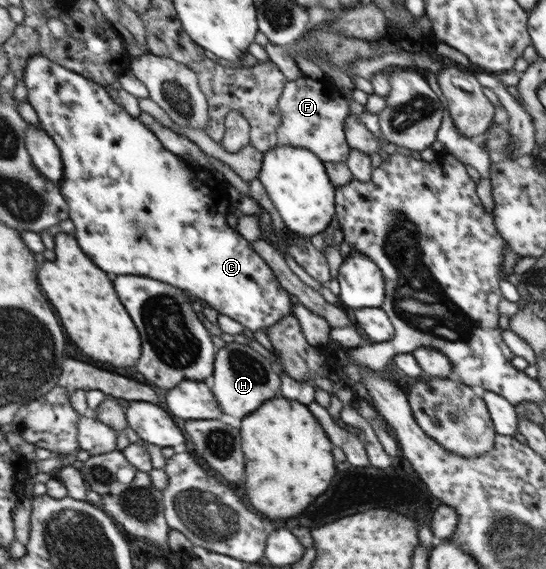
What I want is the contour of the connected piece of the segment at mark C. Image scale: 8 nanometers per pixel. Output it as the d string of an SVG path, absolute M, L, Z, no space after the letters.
M33 55L27 60L27 66L25 67L23 76L26 88L28 88L27 101L35 109L37 118L41 123L41 128L50 135L61 151L63 176L58 184L61 194L64 196L69 207L70 221L74 223L75 234L73 236L77 239L80 249L82 249L102 271L114 273L114 275L128 275L128 273L130 273L130 275L144 275L168 283L170 286L190 293L190 295L197 297L202 300L202 302L205 301L210 307L218 311L219 314L234 319L234 321L254 333L257 333L258 330L268 329L280 321L280 319L292 314L293 304L290 299L290 294L280 287L279 281L276 279L272 268L264 261L261 255L258 255L252 242L247 241L237 232L236 228L230 227L226 222L226 217L228 217L231 211L231 203L227 190L218 189L216 193L208 191L208 195L206 195L204 191L195 190L192 183L196 181L197 168L187 164L181 156L177 156L164 148L160 140L158 140L158 137L148 126L144 126L138 117L136 118L128 114L121 104L116 104L105 91L105 87L94 82L92 78L78 75L78 72L70 71L68 68L62 67L59 63L54 63L54 61L43 55Z

